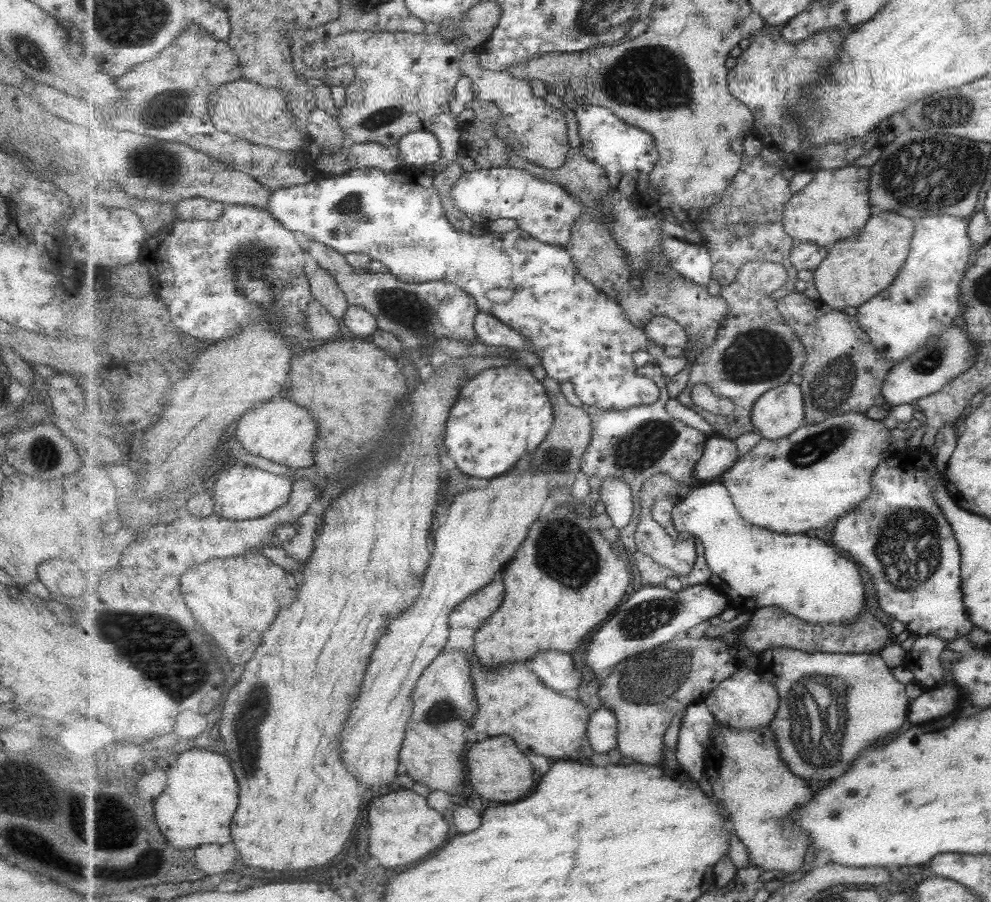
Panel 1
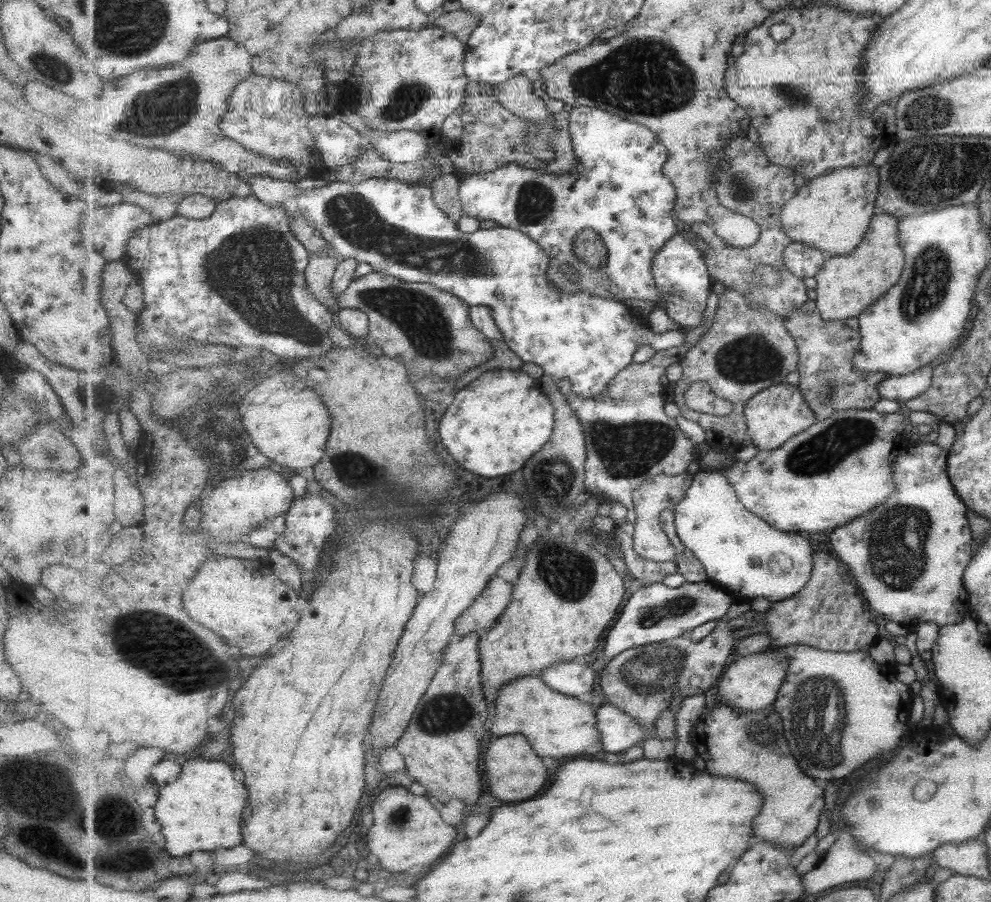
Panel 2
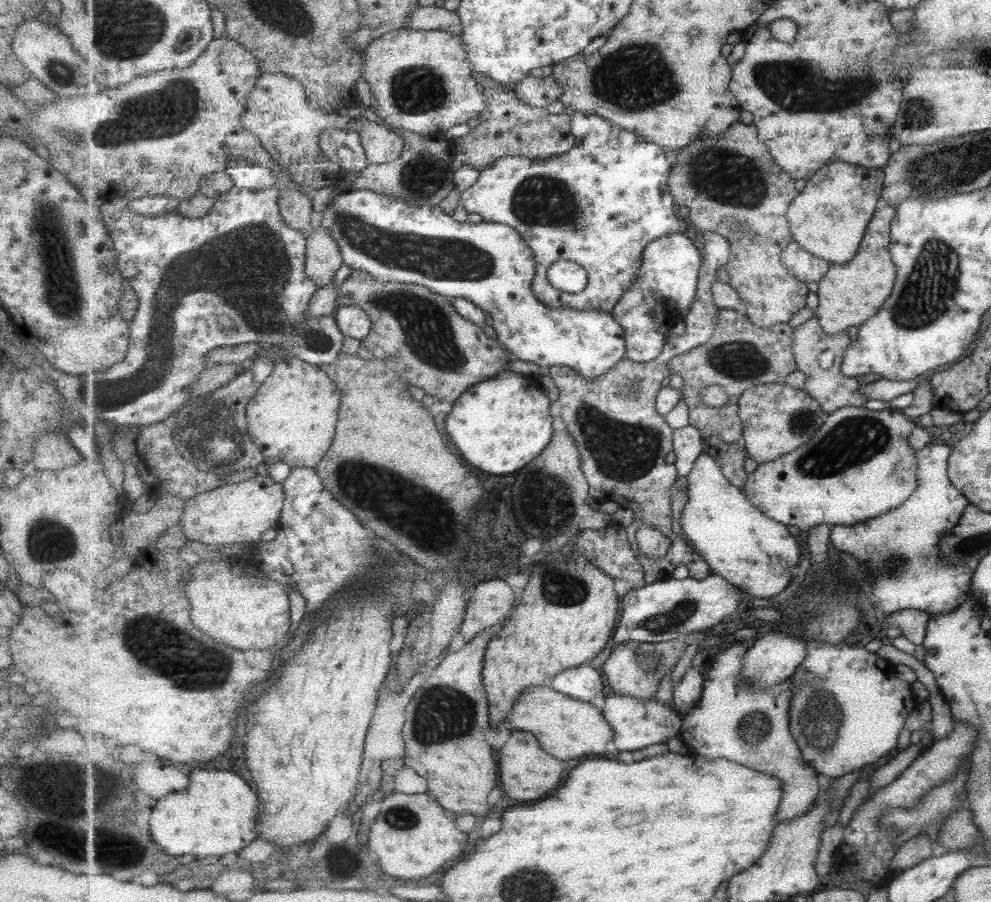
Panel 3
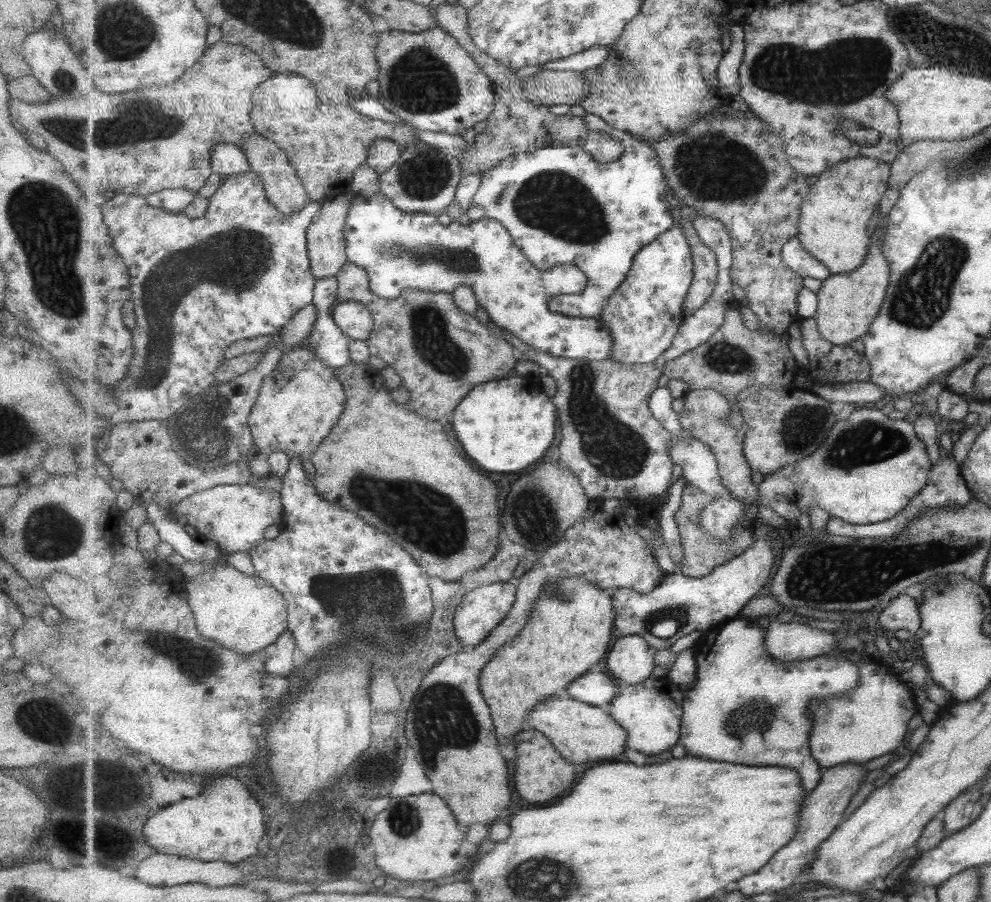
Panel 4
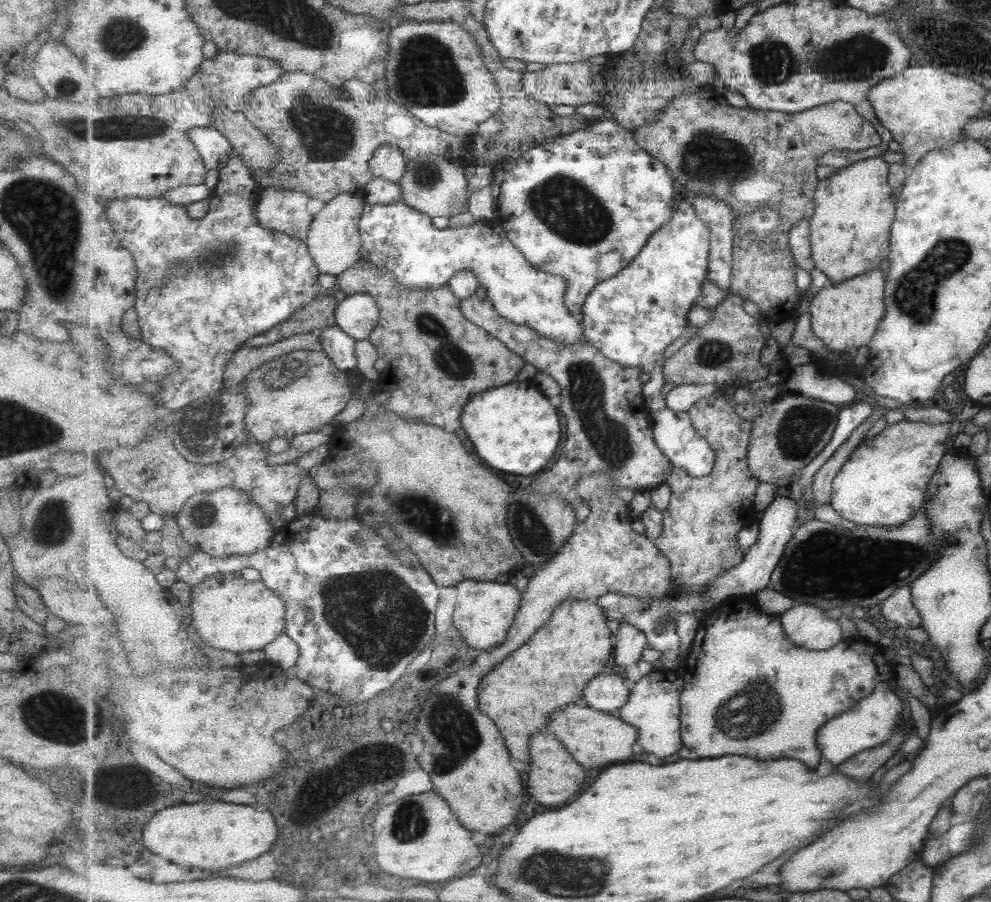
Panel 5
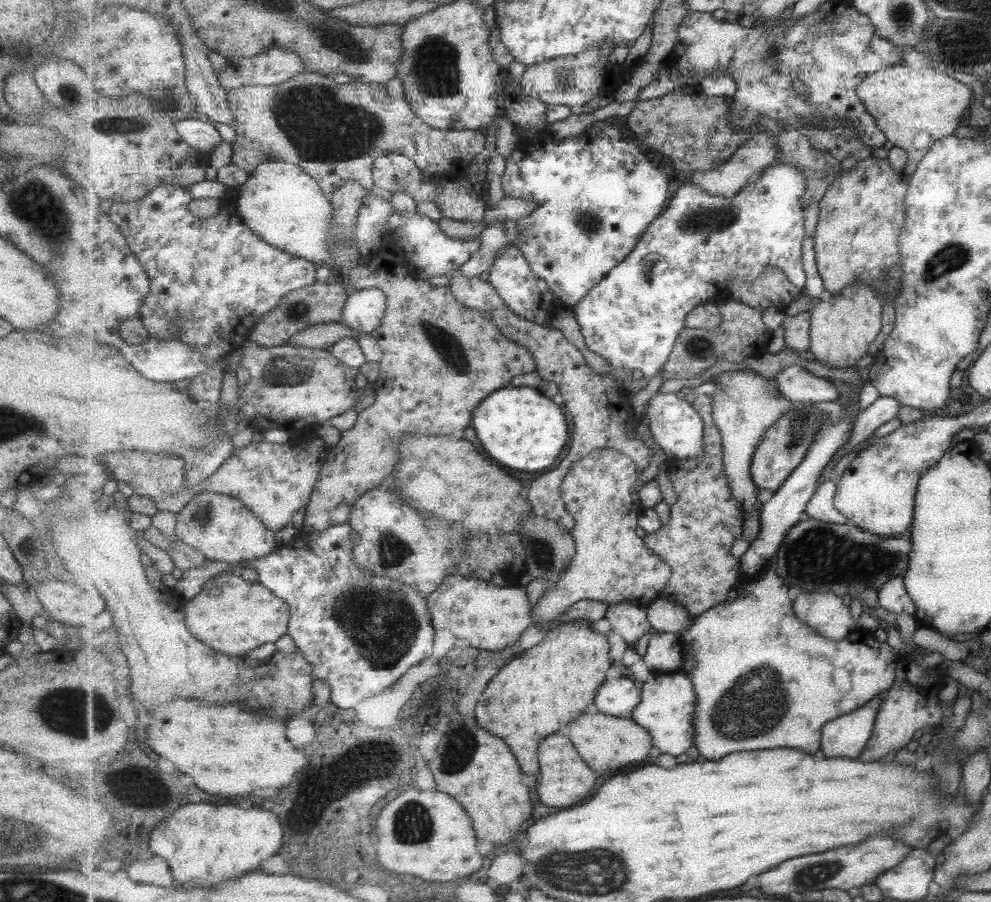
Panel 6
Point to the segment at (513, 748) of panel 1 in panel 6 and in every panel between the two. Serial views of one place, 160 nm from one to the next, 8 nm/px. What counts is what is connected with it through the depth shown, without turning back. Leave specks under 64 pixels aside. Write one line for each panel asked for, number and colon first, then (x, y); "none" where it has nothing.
2: (514, 772)
3: (529, 773)
4: (542, 773)
5: (556, 777)
6: (567, 777)

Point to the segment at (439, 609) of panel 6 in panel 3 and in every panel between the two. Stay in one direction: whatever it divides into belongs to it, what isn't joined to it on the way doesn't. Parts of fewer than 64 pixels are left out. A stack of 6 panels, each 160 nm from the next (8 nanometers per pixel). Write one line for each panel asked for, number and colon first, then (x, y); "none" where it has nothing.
3: (492, 600)
4: (481, 611)
5: (485, 612)

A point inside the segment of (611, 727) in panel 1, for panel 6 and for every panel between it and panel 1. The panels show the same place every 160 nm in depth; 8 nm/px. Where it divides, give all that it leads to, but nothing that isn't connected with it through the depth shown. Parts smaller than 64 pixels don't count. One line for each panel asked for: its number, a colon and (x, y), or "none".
2: (620, 731)
3: (638, 723)
4: (653, 718)
5: (655, 708)
6: (668, 706)

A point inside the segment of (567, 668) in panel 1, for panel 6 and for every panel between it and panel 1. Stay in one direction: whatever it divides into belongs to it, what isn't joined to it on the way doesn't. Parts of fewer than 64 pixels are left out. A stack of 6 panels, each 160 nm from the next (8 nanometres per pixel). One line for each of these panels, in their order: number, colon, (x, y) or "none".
2: (568, 677)
3: (584, 682)
4: (595, 687)
5: (609, 694)
6: (620, 697)

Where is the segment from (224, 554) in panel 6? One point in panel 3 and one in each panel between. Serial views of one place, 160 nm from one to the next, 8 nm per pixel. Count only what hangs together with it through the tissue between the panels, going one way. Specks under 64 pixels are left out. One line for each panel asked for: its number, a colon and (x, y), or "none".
3: (239, 513)
4: (232, 517)
5: (226, 522)

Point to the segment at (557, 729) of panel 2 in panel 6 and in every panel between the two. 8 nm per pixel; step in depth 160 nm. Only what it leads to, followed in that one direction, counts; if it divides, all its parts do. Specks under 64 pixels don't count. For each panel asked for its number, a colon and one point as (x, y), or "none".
3: (567, 728)
4: (582, 733)
5: (596, 738)
6: (603, 740)

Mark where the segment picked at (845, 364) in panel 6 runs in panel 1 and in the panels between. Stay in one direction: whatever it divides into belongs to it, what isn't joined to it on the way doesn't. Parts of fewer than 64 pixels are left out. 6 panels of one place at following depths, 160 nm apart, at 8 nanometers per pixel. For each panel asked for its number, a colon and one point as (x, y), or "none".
1: (857, 269)
2: (847, 285)
3: (851, 294)
4: (849, 303)
5: (846, 316)

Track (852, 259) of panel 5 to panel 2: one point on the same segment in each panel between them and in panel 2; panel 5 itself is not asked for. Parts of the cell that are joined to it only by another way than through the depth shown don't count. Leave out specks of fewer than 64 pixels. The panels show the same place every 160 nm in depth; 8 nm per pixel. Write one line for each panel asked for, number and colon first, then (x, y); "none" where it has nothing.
2: (833, 212)
3: (830, 218)
4: (839, 219)

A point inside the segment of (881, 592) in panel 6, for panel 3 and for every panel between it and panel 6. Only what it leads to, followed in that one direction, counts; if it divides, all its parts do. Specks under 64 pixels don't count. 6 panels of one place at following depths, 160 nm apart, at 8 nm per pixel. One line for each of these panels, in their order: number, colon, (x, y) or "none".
3: (913, 625)
4: (903, 613)
5: (898, 608)

